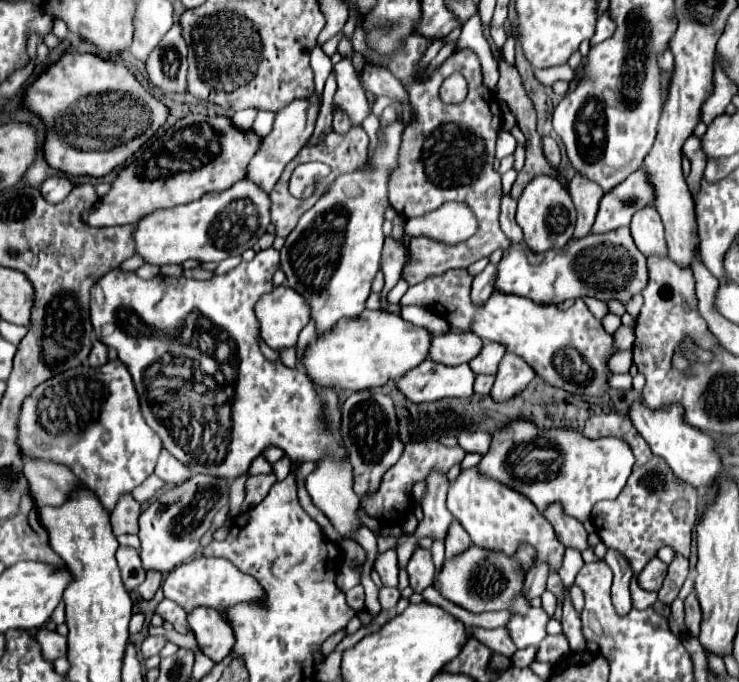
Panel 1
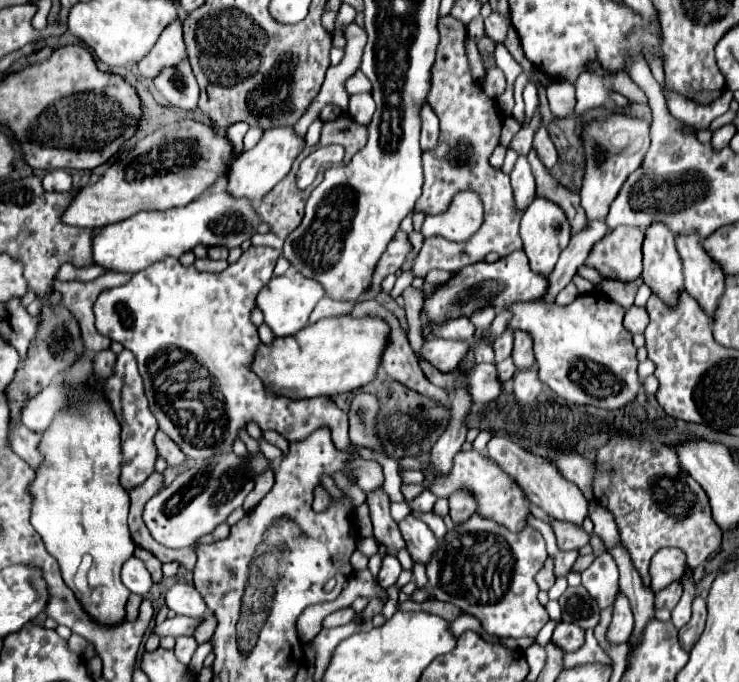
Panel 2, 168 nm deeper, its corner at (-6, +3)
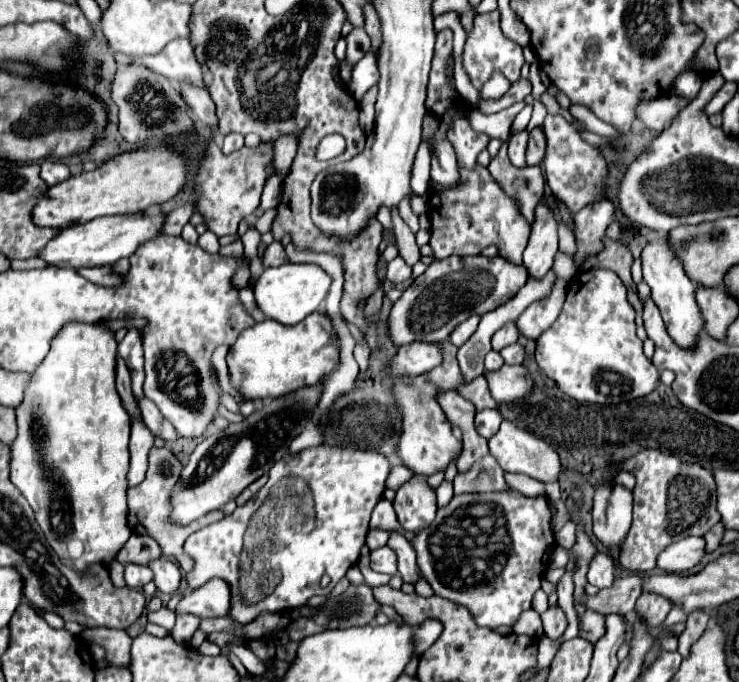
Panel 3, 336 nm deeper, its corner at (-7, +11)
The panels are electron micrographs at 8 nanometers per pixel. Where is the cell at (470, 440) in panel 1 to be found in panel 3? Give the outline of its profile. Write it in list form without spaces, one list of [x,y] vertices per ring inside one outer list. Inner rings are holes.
[[[502,420],[500,430],[488,440],[490,446],[490,454],[498,460],[498,464],[506,470],[506,472],[518,472],[518,474],[526,474],[530,478],[548,482],[548,480],[558,480],[558,474],[562,470],[560,466],[560,458],[556,454],[554,448],[550,448],[544,440],[532,436],[528,430],[518,428],[516,424],[512,424],[510,420]]]

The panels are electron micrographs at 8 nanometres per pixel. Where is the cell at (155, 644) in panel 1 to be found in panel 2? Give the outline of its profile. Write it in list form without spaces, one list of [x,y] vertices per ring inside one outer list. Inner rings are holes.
[[[175,616],[175,618],[167,618],[163,624],[155,626],[153,634],[157,634],[159,638],[165,638],[165,636],[173,636],[173,638],[193,636],[197,624],[199,624],[199,620],[191,620],[187,616]]]

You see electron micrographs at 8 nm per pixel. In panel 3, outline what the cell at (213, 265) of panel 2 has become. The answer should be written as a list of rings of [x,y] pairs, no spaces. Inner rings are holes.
[[[206,230],[206,232],[200,236],[198,244],[200,244],[200,246],[206,250],[206,252],[218,252],[218,250],[220,250],[218,236],[216,236],[214,232],[210,232],[210,230]]]

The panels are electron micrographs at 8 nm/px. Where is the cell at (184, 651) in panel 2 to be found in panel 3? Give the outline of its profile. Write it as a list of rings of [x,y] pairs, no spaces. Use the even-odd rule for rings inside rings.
[[[176,614],[176,626],[172,630],[172,638],[178,644],[188,646],[190,644],[190,636],[194,634],[194,630],[200,626],[200,618],[192,616],[192,614]]]

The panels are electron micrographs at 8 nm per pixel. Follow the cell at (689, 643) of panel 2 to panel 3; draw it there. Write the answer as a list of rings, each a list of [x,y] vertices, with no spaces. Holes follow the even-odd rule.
[[[692,612],[692,616],[688,616],[686,630],[678,638],[678,652],[682,654],[682,658],[688,658],[690,656],[692,644],[700,640],[700,636],[706,632],[708,624],[710,624],[708,612]]]

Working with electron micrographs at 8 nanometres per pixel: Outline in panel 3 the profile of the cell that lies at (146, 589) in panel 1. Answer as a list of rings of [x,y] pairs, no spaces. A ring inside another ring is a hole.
[[[132,534],[122,550],[116,554],[116,560],[122,564],[146,564],[156,556],[160,556],[160,546],[152,536]]]

